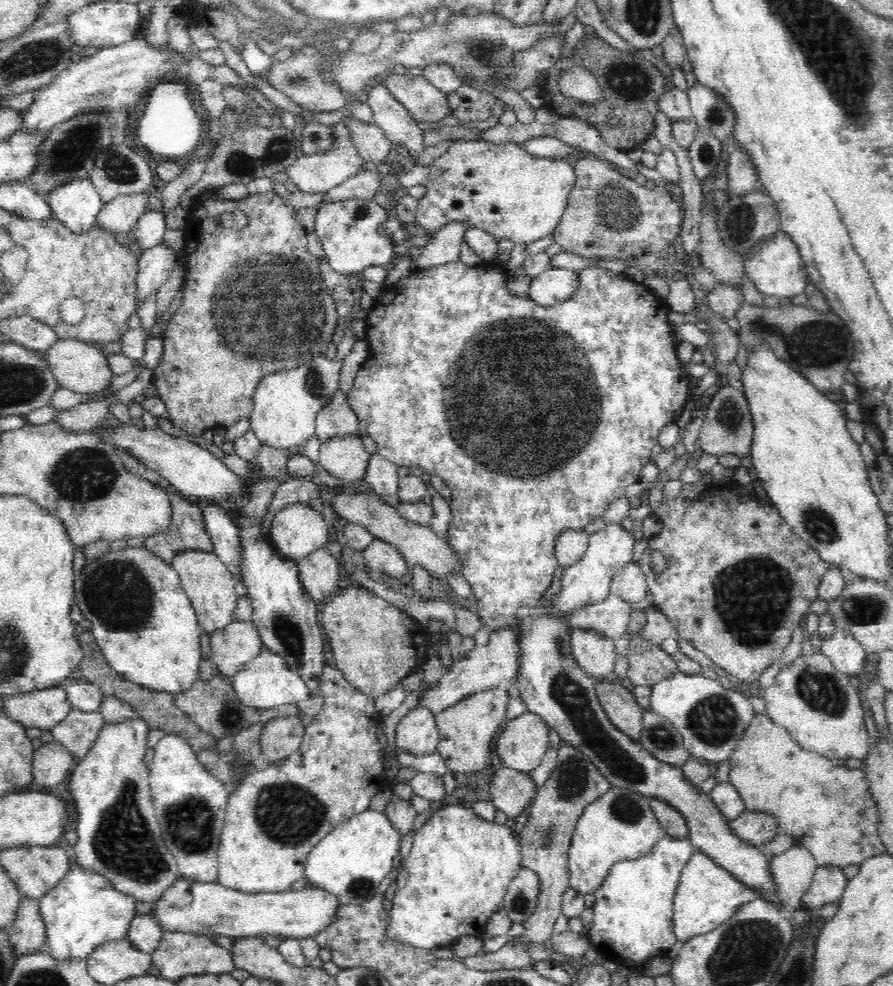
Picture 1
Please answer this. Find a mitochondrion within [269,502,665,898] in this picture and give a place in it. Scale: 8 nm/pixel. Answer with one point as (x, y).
(569, 694)

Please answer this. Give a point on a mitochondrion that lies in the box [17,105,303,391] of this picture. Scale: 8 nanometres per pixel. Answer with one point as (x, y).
(72, 152)

